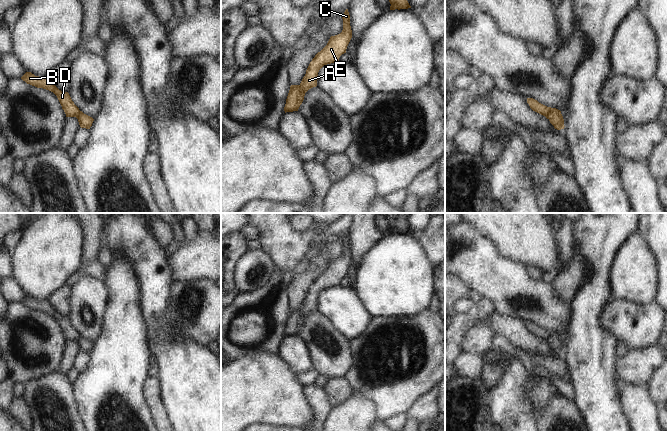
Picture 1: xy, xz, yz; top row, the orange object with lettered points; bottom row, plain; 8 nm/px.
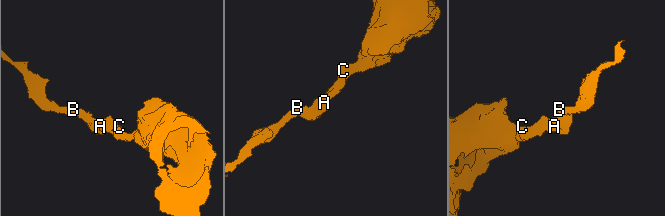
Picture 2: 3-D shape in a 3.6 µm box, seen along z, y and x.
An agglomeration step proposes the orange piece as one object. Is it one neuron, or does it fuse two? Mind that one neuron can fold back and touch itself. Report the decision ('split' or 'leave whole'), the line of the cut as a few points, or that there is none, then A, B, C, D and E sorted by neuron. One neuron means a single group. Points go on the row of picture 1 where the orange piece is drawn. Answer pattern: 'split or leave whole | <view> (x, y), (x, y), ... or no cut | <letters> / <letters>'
leave whole | no cut | A B C D E

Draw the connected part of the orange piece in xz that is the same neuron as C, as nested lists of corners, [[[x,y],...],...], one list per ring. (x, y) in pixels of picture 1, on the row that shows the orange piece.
[[[348,9],[343,16],[343,30],[340,34],[331,36],[327,45],[318,52],[310,62],[306,74],[299,85],[291,85],[286,99],[284,111],[298,111],[304,100],[305,93],[317,86],[318,72],[327,65],[339,61],[342,54],[346,53],[347,46],[352,38],[350,15]]]

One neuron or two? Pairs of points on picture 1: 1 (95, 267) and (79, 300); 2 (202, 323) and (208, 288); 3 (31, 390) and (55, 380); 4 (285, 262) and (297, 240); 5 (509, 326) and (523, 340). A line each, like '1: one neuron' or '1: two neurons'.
1: two neurons
2: one neuron
3: one neuron
4: one neuron
5: one neuron

